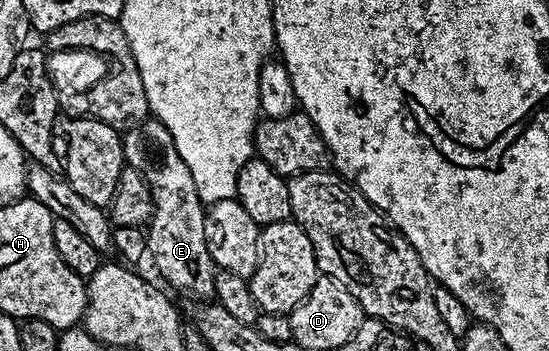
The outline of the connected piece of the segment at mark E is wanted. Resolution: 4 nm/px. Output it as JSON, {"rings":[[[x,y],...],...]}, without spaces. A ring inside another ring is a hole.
{"rings":[[[148,116],[135,128],[123,131],[124,161],[148,181],[152,193],[152,216],[146,223],[147,257],[156,270],[176,290],[185,290],[196,300],[208,300],[214,295],[216,261],[206,248],[204,231],[205,203],[200,201],[194,178],[174,148],[168,129],[157,118]]]}

